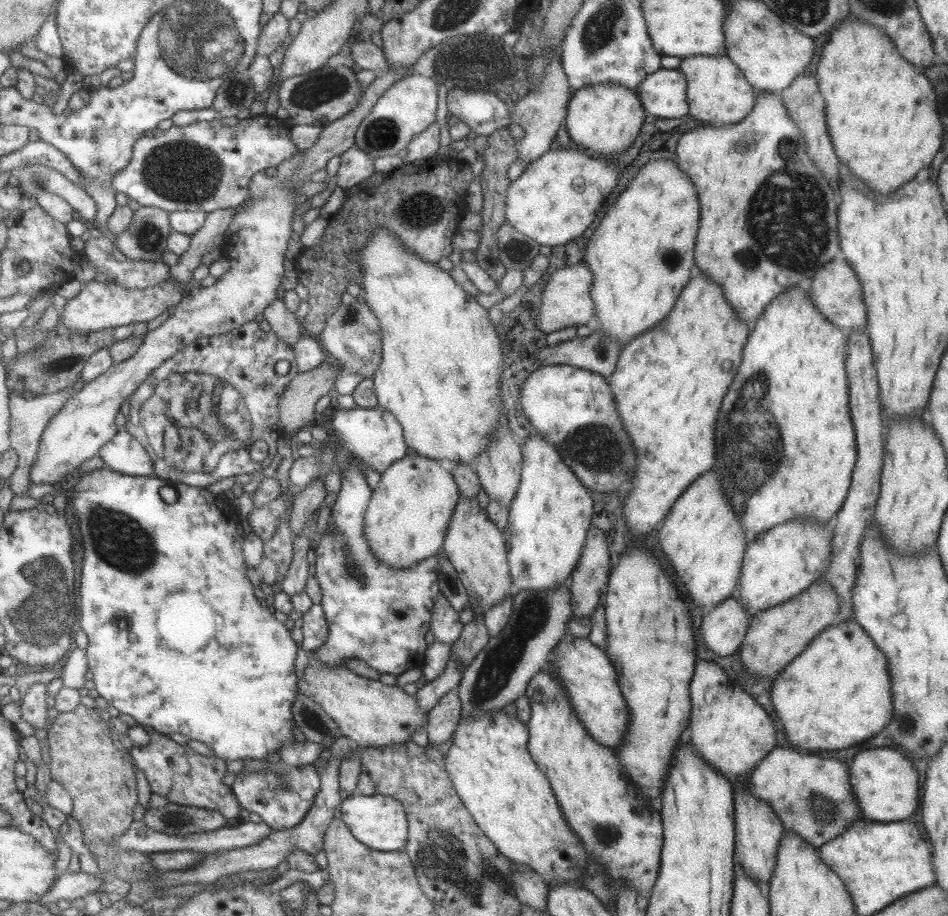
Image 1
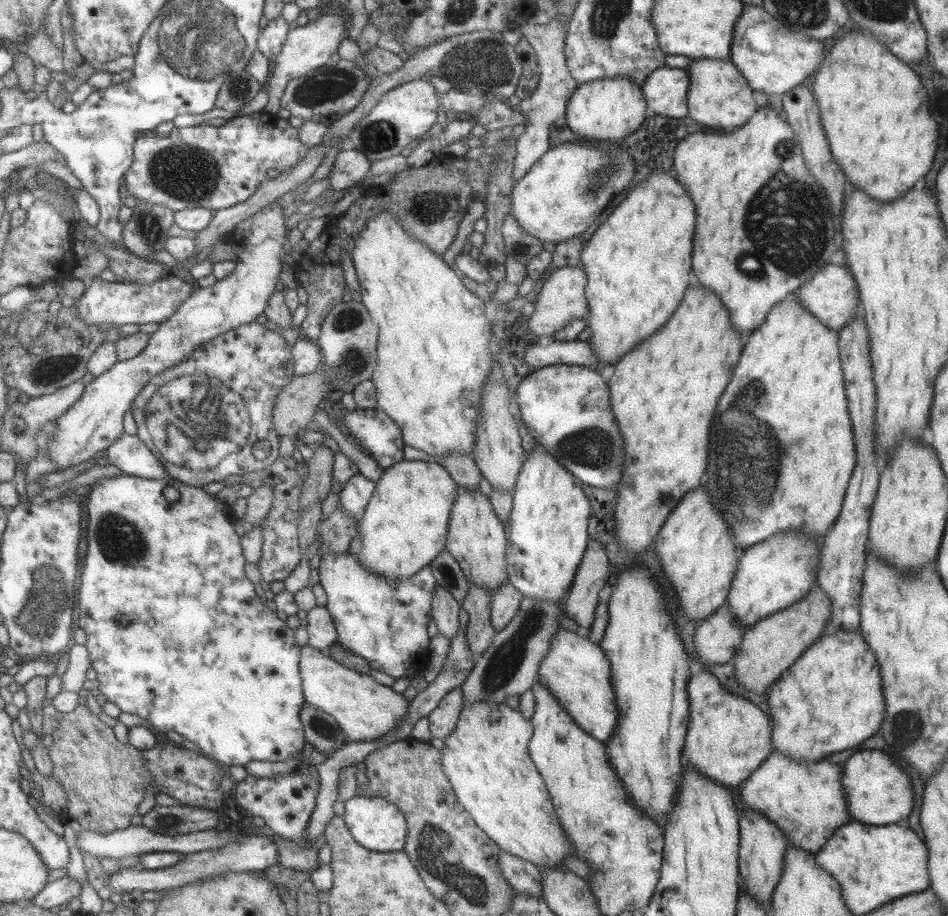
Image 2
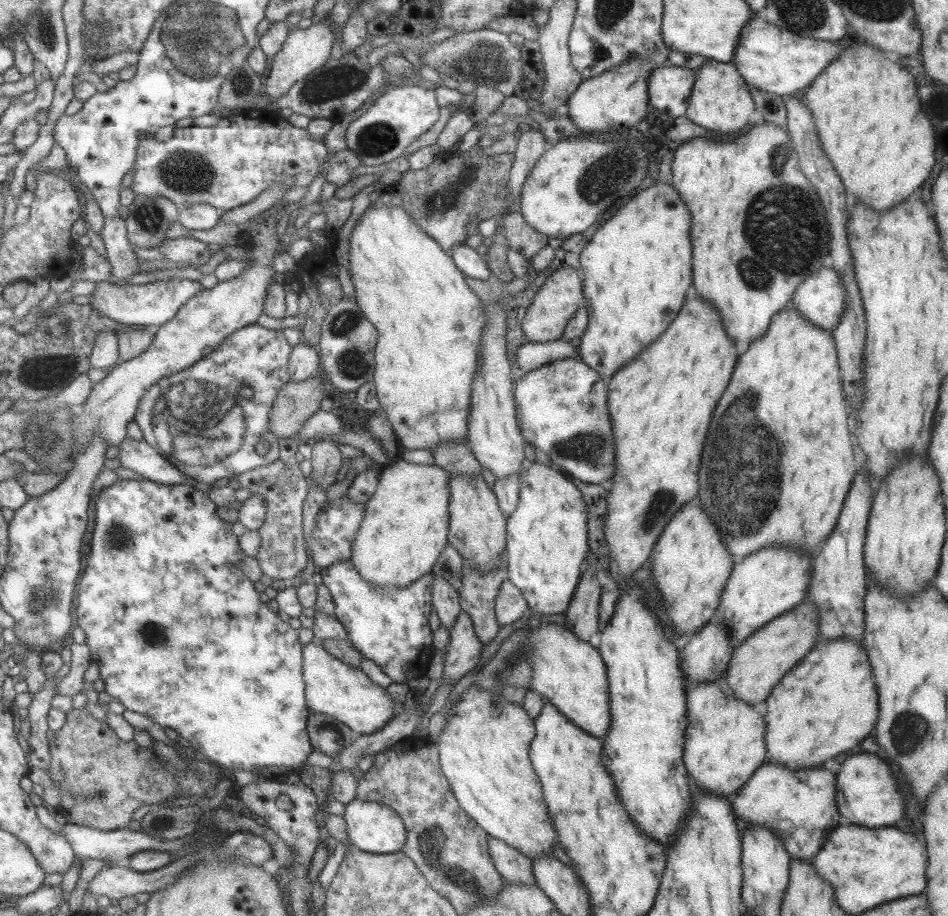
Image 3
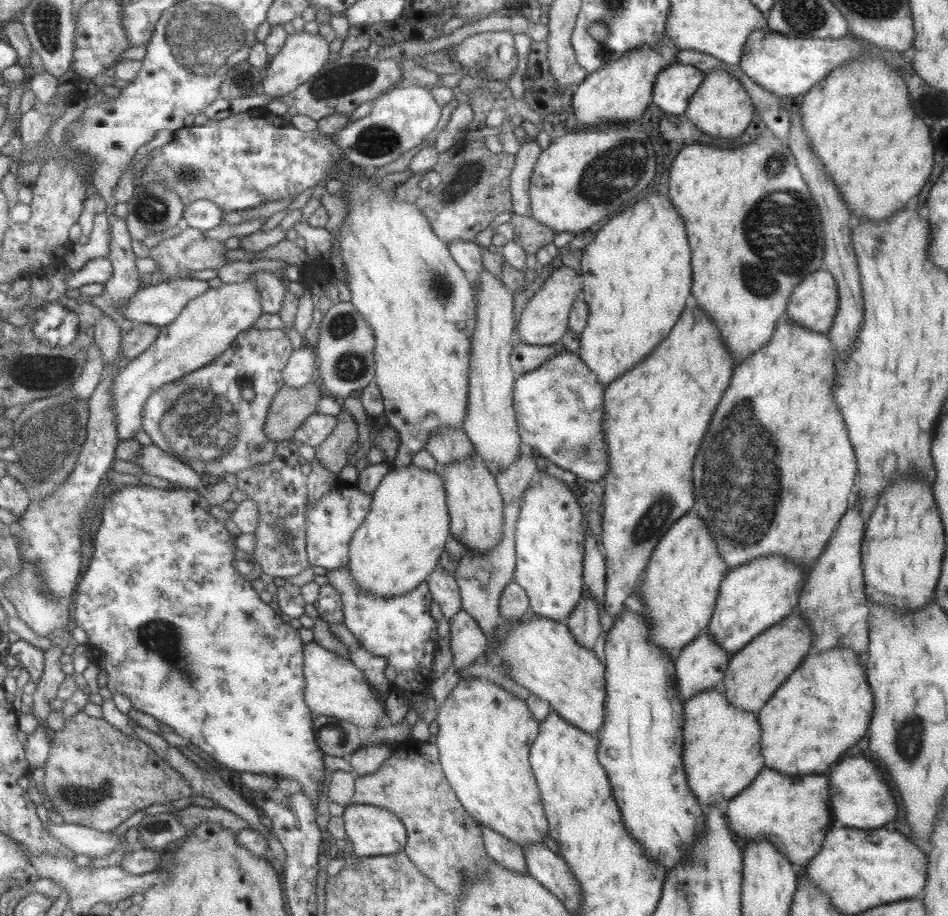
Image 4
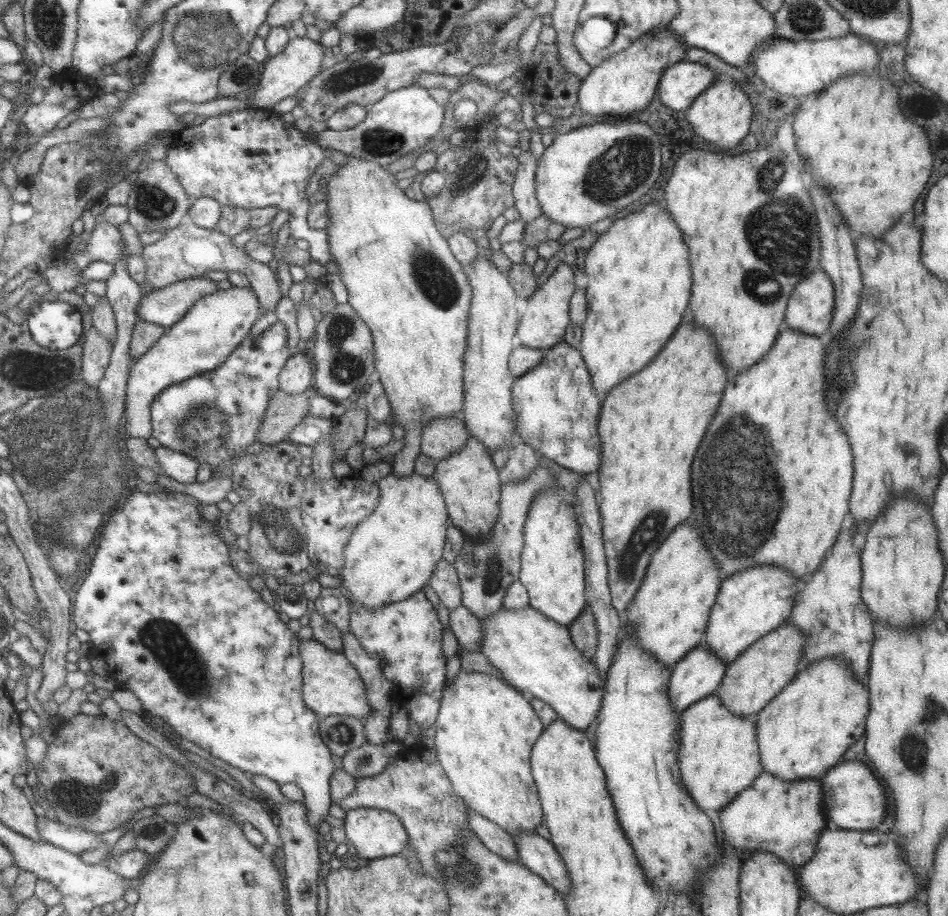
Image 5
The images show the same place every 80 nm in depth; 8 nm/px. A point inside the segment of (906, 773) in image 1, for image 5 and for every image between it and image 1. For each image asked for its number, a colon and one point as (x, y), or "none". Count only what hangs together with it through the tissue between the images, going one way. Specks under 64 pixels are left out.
2: (877, 790)
3: (867, 793)
4: (859, 796)
5: (854, 800)

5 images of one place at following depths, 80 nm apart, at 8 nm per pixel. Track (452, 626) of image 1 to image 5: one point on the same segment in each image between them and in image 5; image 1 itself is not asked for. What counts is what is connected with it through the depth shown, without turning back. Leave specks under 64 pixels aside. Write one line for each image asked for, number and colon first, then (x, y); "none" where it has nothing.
2: (444, 609)
3: (445, 601)
4: (442, 587)
5: (444, 581)

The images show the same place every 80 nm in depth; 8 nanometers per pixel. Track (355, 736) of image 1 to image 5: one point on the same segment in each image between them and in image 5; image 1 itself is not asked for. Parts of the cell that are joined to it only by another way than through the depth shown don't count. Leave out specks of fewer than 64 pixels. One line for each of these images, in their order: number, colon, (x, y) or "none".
2: (364, 709)
3: (331, 687)
4: (333, 686)
5: (330, 685)

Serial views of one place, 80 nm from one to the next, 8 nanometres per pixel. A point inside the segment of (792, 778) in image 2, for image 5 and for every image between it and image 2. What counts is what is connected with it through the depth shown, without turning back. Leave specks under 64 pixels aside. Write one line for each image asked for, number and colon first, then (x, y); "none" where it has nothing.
3: (799, 806)
4: (793, 812)
5: (785, 818)

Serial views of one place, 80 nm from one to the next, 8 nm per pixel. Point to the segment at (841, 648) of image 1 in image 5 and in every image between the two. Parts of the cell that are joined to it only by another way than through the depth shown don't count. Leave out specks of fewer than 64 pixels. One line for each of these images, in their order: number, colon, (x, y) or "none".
2: (830, 698)
3: (827, 703)
4: (825, 705)
5: (804, 729)

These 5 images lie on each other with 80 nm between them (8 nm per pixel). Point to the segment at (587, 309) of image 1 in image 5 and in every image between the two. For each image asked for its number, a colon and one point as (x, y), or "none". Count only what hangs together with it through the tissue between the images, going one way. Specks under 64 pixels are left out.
2: (561, 298)
3: (559, 298)
4: (543, 320)
5: (543, 323)

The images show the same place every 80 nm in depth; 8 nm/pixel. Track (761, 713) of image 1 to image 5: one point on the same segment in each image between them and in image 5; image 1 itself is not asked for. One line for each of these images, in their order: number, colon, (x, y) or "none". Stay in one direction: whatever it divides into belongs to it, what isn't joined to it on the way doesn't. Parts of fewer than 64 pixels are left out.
2: (727, 737)
3: (724, 744)
4: (721, 755)
5: (718, 757)

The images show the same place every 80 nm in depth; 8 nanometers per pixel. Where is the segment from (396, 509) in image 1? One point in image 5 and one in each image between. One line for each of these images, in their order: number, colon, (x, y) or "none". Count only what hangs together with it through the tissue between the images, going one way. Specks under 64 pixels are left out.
2: (403, 527)
3: (403, 529)
4: (401, 538)
5: (391, 554)

